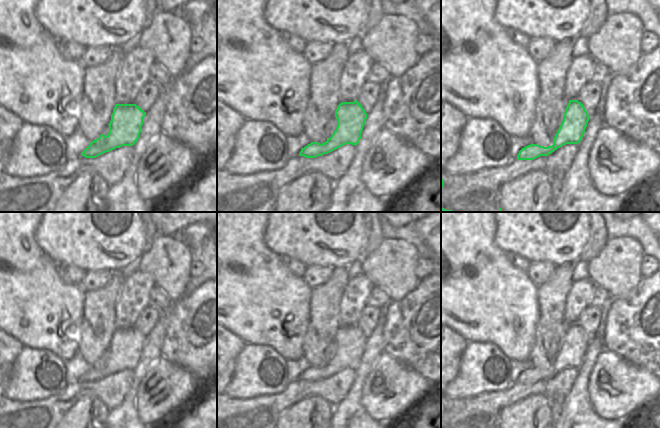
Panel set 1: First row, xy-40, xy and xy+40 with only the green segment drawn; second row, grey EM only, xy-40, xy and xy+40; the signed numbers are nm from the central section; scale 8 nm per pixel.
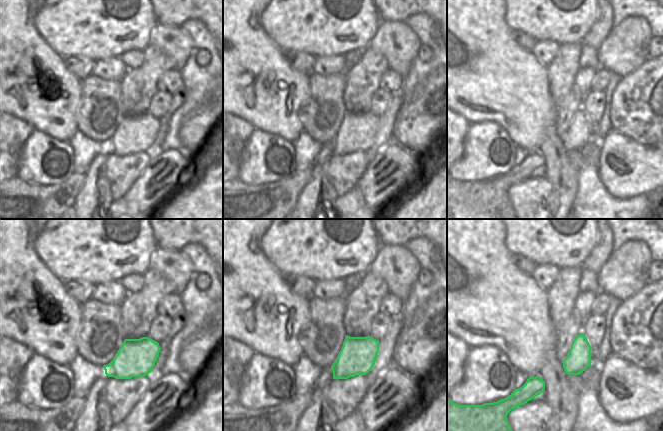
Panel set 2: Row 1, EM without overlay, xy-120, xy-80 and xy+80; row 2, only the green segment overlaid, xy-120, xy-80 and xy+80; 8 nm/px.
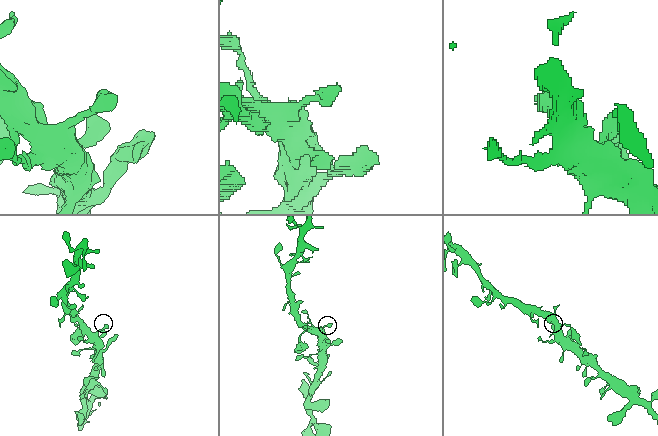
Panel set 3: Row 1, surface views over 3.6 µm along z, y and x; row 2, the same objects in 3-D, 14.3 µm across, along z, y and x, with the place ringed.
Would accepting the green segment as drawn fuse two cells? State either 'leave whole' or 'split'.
leave whole

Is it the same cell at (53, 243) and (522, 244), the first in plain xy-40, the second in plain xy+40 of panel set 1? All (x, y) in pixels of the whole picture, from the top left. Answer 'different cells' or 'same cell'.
same cell

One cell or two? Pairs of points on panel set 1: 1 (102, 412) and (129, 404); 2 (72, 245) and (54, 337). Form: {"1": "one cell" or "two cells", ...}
{"1": "two cells", "2": "two cells"}

